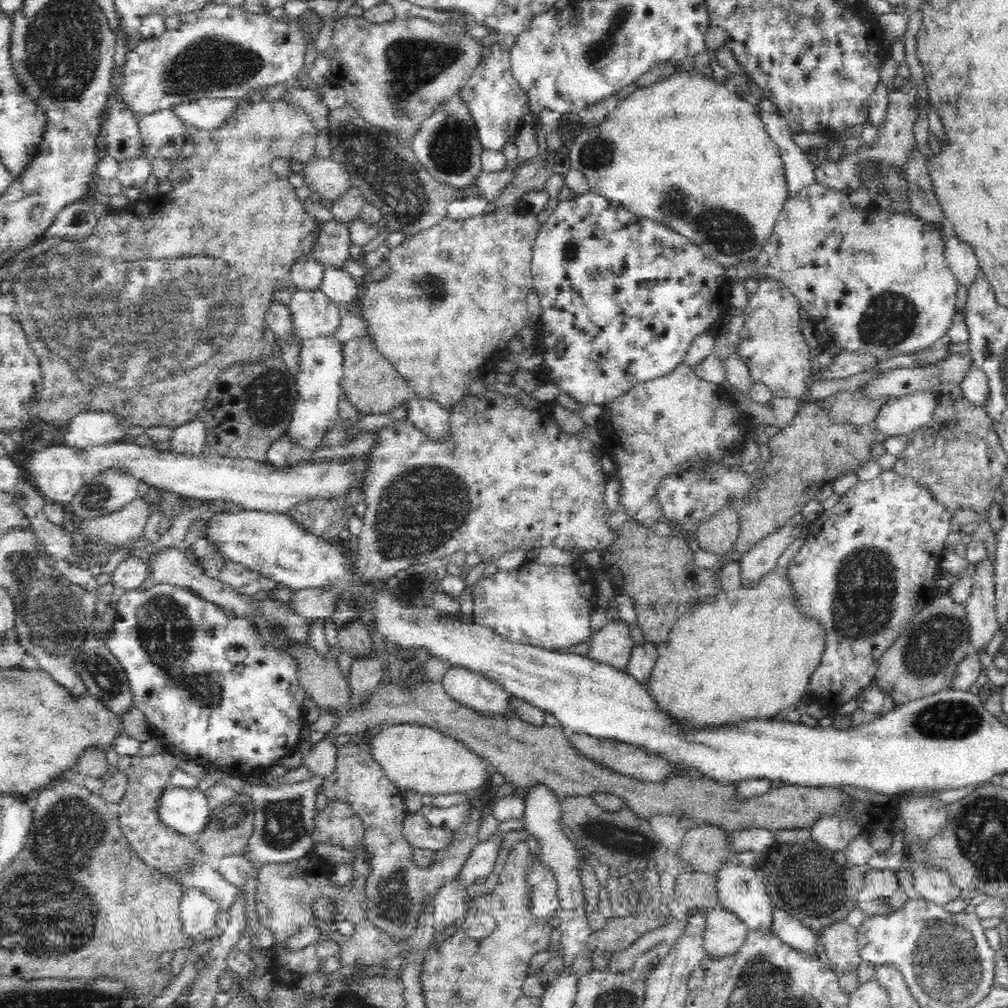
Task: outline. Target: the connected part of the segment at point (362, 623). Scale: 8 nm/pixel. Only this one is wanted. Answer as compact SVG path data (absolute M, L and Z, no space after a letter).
M350 619L339 630L339 644L352 658L370 655L373 643L365 619Z

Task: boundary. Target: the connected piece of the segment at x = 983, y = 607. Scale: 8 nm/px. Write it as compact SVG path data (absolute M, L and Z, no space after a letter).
M991 561L976 564L977 577L972 596L965 601L969 622L971 653L987 650L1000 625L995 611L995 573Z

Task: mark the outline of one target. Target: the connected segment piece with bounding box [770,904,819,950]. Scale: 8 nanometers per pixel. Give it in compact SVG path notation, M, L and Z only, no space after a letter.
M773 906L771 931L780 940L787 942L796 950L819 949L818 939L812 930L802 926L794 916L790 916L786 910Z

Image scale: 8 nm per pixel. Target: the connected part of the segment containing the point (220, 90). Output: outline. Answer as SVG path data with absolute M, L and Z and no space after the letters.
M210 1L192 12L174 12L167 16L166 32L162 36L143 38L136 50L127 54L122 77L118 78L116 72L113 74L113 88L120 83L121 96L138 118L150 112L170 109L174 102L202 97L237 99L256 90L264 91L272 85L287 84L303 68L306 50L312 48L326 18L312 8L298 18L288 18L285 13L281 17L249 13L237 6Z

